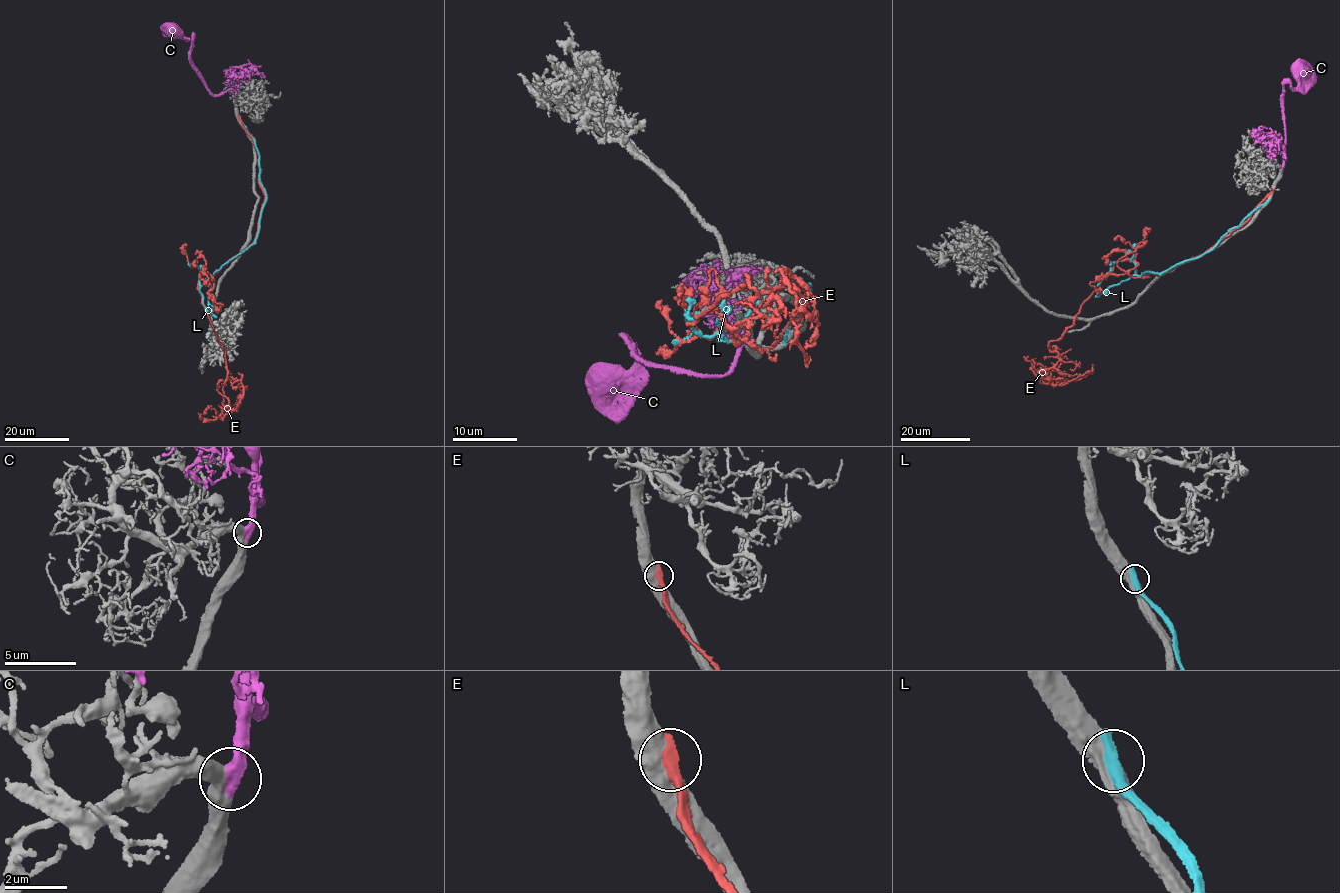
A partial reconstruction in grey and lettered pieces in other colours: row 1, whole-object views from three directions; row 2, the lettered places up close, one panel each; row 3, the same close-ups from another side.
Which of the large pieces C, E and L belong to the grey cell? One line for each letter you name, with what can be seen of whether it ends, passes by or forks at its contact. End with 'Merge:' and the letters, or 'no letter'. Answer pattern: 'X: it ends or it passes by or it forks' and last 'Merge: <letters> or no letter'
C: it ends
Merge: C

